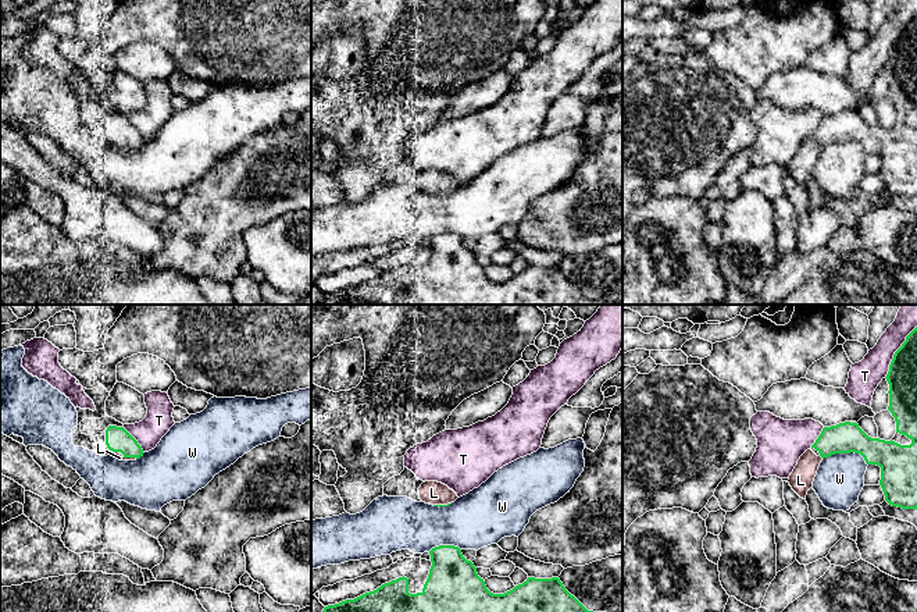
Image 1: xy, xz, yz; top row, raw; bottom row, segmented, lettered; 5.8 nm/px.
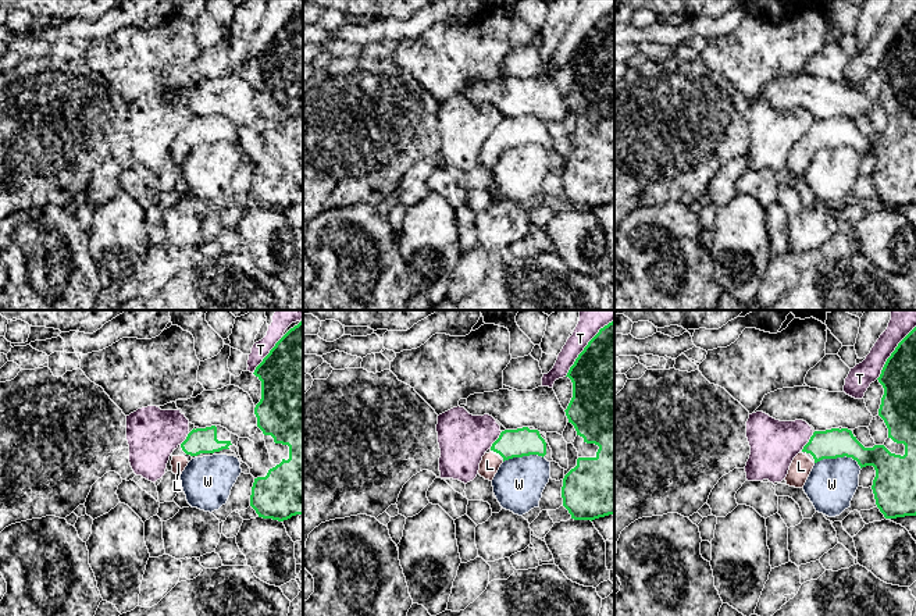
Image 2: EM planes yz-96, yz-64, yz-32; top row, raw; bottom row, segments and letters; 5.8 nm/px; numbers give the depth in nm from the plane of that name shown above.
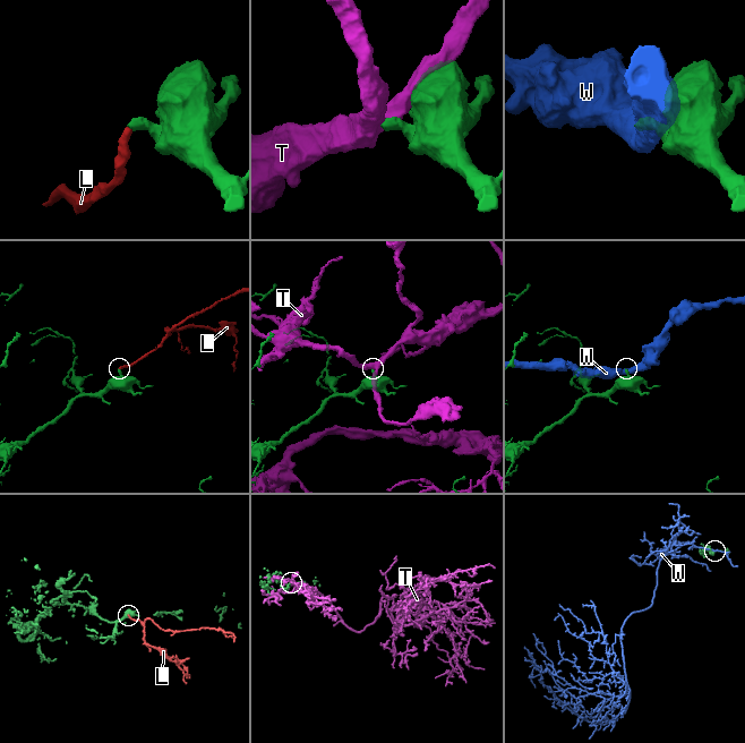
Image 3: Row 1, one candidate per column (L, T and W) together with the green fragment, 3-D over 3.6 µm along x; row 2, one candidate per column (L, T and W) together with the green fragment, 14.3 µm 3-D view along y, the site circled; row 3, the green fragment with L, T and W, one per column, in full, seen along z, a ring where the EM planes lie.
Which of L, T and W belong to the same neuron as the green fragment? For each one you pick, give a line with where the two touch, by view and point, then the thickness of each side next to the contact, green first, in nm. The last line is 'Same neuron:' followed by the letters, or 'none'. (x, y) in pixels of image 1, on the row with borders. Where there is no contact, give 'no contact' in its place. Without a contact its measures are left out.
L: xz (441, 505) | 20/140 nm
Same neuron: L

